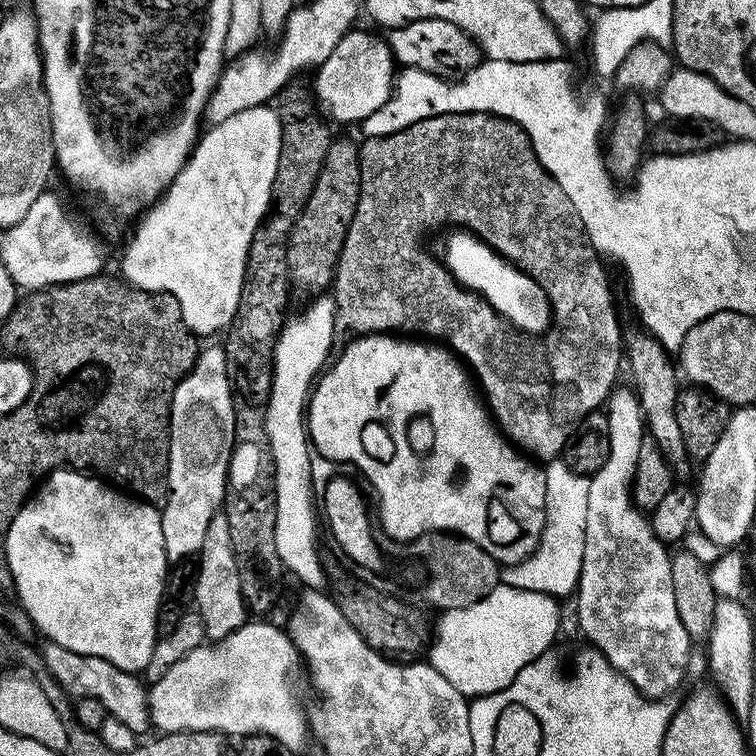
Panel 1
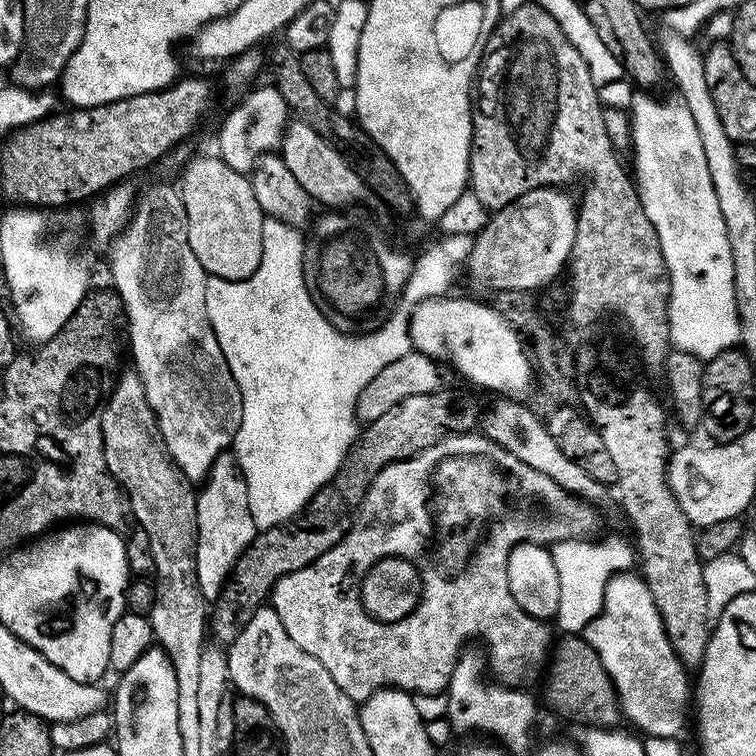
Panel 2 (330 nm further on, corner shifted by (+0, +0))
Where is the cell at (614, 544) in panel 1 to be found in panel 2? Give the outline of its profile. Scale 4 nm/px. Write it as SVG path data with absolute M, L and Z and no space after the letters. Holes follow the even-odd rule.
M631 571L611 576L604 591L604 604L599 614L584 627L582 635L597 652L602 666L608 671L616 688L619 711L624 716L628 715L629 722L637 724L644 731L645 737L661 736L667 740L679 737L684 723L687 720L689 723L690 720L690 672L676 657L670 638L664 633L660 611L643 576Z

